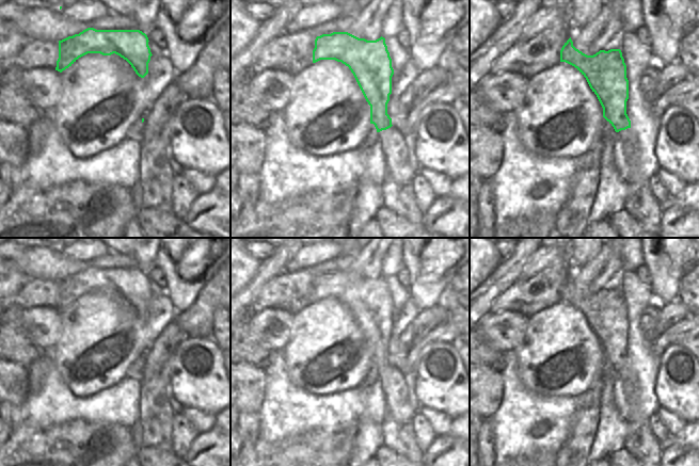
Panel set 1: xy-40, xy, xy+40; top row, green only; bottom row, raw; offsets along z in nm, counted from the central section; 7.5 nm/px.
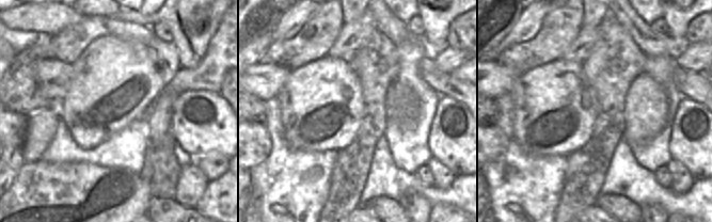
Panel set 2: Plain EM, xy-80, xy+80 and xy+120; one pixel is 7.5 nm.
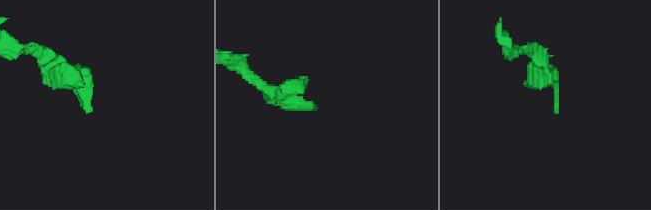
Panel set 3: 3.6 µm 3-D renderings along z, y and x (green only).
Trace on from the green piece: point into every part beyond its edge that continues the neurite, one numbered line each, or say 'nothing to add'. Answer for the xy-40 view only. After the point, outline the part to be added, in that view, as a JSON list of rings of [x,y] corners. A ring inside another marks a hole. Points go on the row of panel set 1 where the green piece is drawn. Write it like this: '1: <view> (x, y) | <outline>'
nothing to add

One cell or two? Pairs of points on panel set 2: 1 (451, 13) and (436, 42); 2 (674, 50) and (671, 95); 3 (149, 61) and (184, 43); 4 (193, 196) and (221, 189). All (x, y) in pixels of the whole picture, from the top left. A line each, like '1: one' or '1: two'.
1: one
2: two
3: two
4: two

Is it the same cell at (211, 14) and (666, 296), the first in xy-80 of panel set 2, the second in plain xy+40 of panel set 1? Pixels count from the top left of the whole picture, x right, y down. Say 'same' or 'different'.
same

